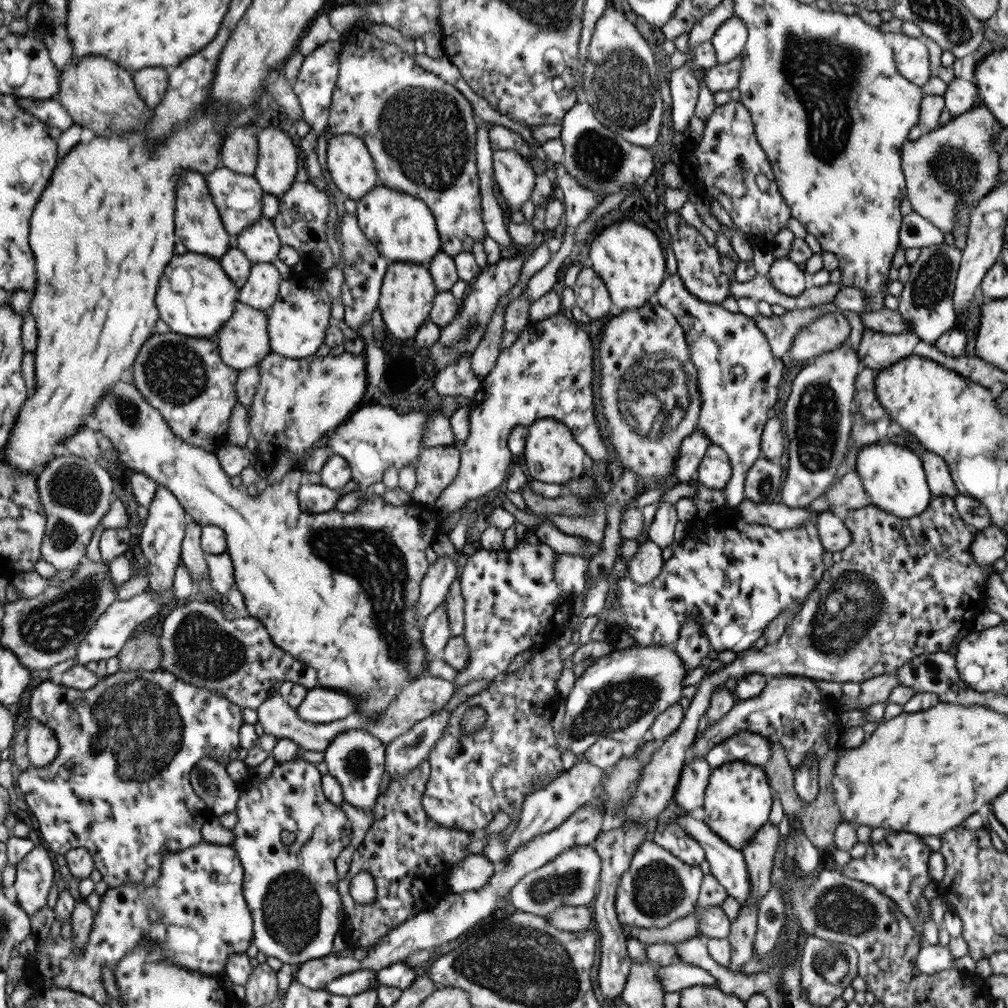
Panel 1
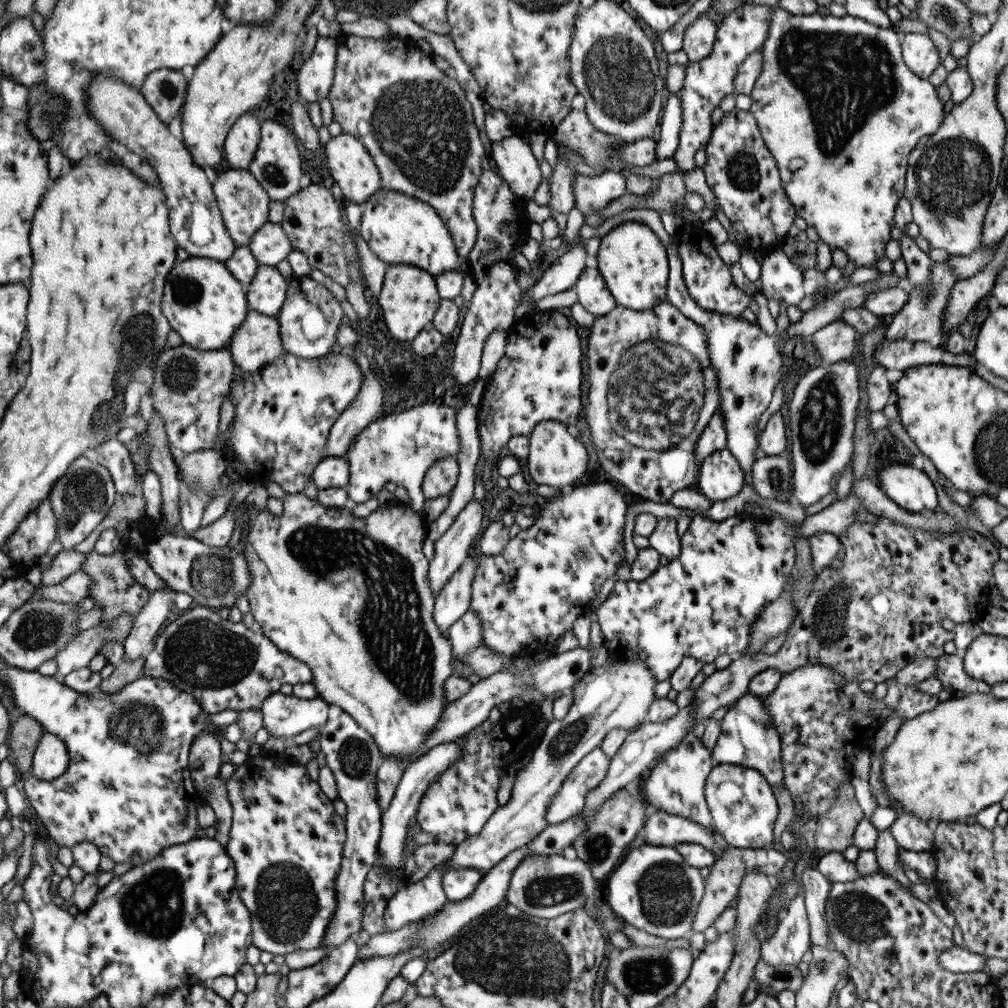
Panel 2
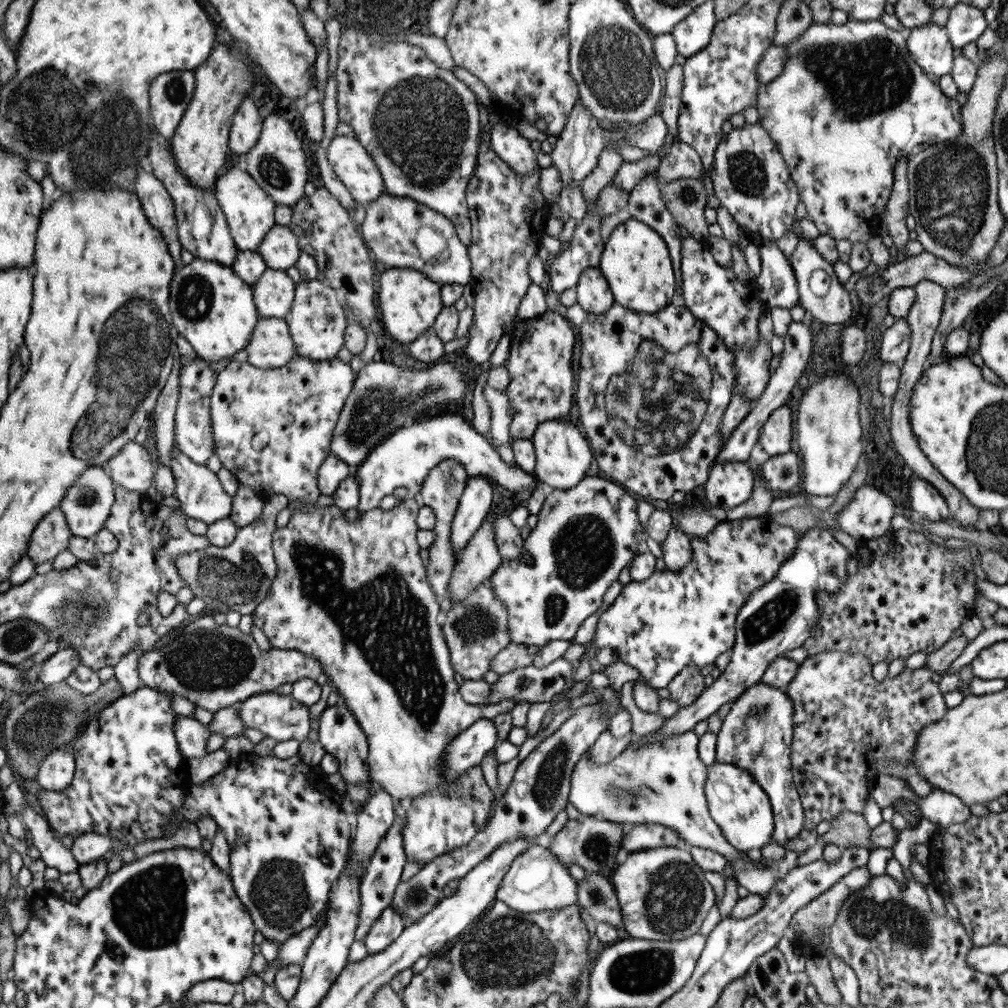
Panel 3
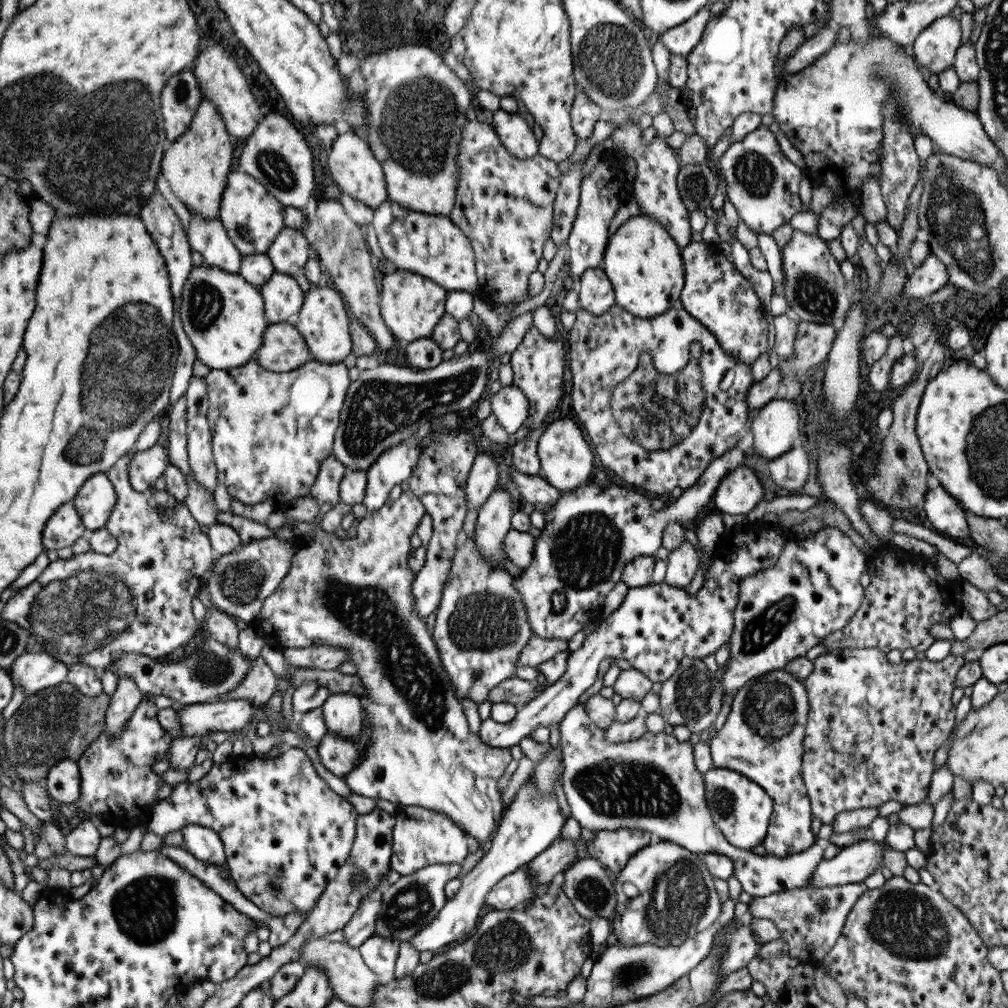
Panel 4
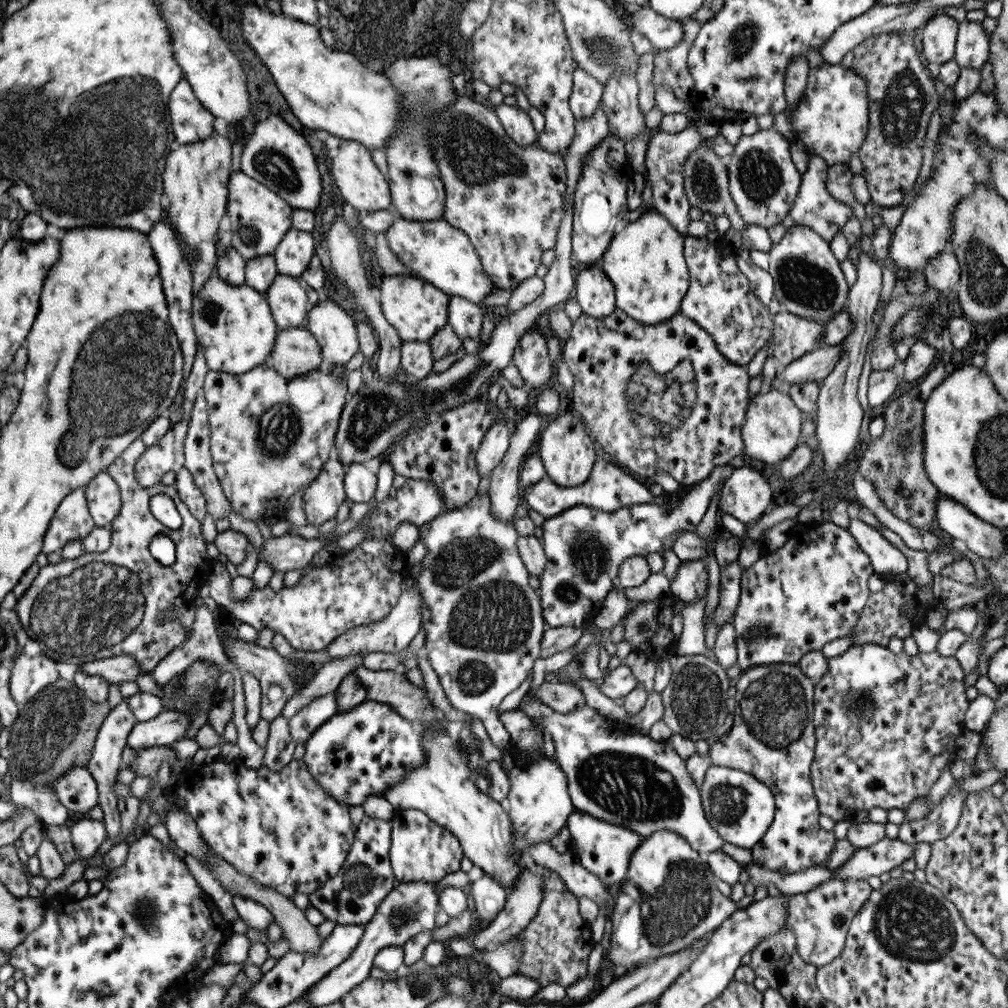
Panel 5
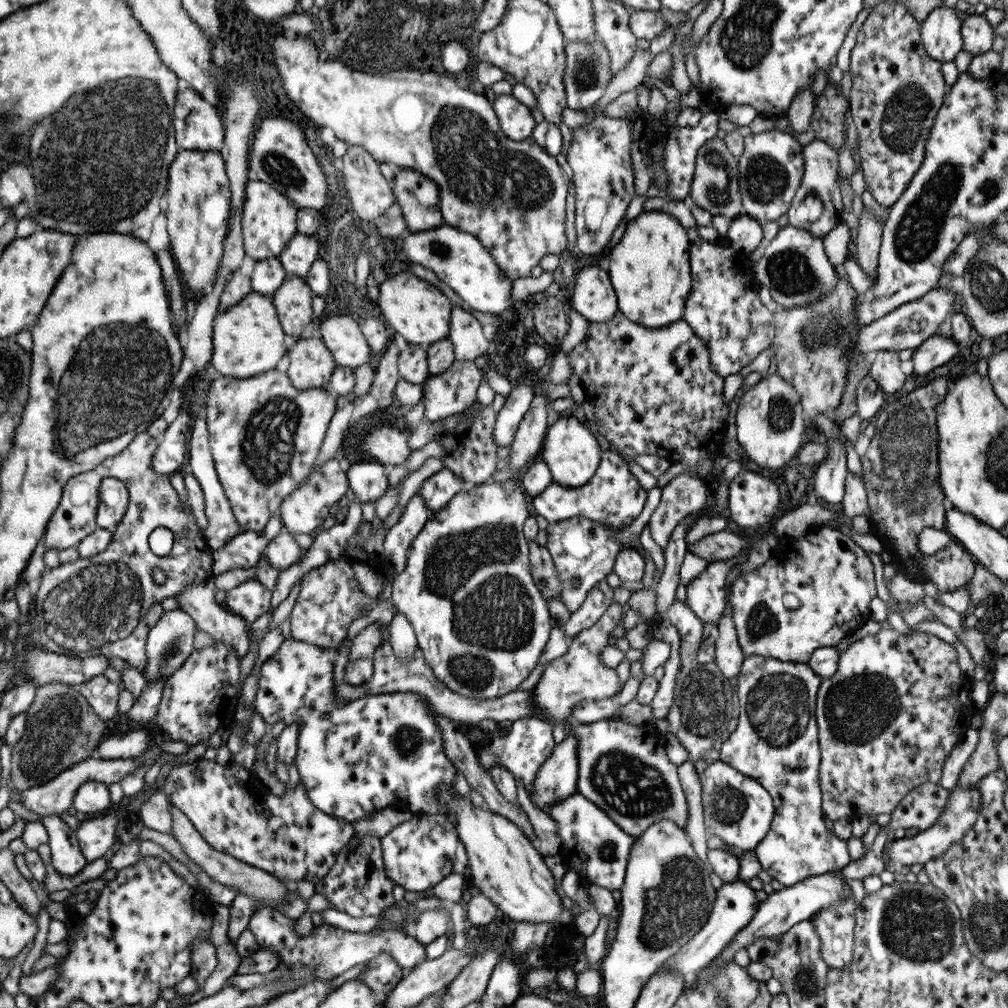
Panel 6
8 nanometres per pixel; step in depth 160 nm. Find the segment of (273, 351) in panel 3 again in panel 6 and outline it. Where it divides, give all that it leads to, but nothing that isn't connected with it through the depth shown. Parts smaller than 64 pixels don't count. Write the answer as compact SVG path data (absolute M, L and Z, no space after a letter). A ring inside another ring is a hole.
M302 338L299 339L286 349L284 357L287 357L288 364L285 370L290 383L298 390L302 391L308 388L325 387L328 384L328 378L332 375L333 369L336 367L333 362L331 353L323 344L323 341L318 338Z

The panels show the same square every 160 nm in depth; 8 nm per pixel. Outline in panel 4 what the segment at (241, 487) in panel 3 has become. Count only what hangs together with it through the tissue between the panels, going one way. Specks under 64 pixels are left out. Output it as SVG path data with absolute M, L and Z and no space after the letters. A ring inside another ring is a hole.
M410 489L401 492L395 501L387 499L377 510L371 511L369 514L369 538L363 536L356 536L354 533L343 535L341 533L328 533L321 527L317 526L311 530L311 536L292 538L283 541L293 543L293 552L290 556L289 570L281 579L279 586L275 592L266 597L261 604L259 615L254 620L254 623L261 628L264 635L269 635L274 641L277 641L283 648L301 649L315 646L337 646L343 651L349 653L349 662L355 665L355 675L360 678L364 692L362 696L367 699L367 706L362 708L362 715L365 725L369 725L369 742L367 748L364 750L363 760L352 768L343 779L343 782L349 787L350 792L359 794L359 796L367 796L367 798L379 798L379 800L388 800L394 802L401 807L423 807L435 812L440 812L442 815L450 818L458 827L465 831L467 836L473 837L478 842L486 841L489 838L489 833L492 836L500 823L501 817L501 801L499 799L500 793L496 789L497 780L501 778L503 770L509 761L512 759L508 748L495 748L481 743L475 734L469 732L468 724L466 722L465 714L461 709L461 703L457 698L454 688L451 686L448 676L441 668L441 660L437 654L436 644L431 638L431 632L425 628L423 619L419 618L413 612L413 596L411 596L411 586L415 573L407 566L407 556L413 549L409 544L409 539L414 535L419 519L426 513L424 506L419 502L419 499L413 494Z

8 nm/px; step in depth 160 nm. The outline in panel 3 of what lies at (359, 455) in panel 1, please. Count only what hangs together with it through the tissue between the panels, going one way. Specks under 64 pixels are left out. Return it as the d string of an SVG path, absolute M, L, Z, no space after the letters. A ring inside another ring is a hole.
M455 413L421 416L385 437L355 468L351 468L358 486L359 502L354 506L355 510L362 513L377 508L381 498L391 494L395 488L406 488L408 497L420 503L419 491L423 479L431 468L446 458L461 463L468 477L483 475L497 482L497 487L511 492L529 490L532 493L537 484L532 474L523 472L514 463L507 463L495 453L485 437L466 423L463 417Z

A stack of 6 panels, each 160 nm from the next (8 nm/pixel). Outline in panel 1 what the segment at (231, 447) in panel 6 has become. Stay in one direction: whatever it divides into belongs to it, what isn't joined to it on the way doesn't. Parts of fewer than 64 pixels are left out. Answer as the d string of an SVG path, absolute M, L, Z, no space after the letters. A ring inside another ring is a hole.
M343 351L339 355L305 359L290 359L269 353L258 362L259 381L251 402L251 417L247 424L249 436L255 440L255 464L271 468L277 456L288 452L295 458L292 468L302 470L307 454L326 438L329 431L345 421L361 402L368 384L363 353L353 354Z

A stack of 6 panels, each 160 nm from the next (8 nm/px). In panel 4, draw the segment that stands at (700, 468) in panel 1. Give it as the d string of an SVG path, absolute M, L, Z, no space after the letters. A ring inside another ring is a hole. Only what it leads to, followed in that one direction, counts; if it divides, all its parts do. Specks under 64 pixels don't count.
M735 467L724 476L712 494L713 506L719 512L744 516L762 499L763 488L755 472L746 467Z

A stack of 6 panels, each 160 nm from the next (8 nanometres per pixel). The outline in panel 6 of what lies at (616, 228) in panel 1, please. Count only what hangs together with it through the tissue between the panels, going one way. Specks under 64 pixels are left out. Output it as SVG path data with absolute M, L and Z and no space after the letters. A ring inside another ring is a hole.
M642 210L636 217L629 220L624 228L622 233L622 237L618 240L617 244L615 244L612 249L608 249L606 251L607 260L609 260L609 264L607 264L606 273L608 274L610 283L614 288L614 293L616 294L616 303L618 306L618 311L622 312L625 315L625 318L628 318L630 321L633 321L635 324L641 325L645 328L661 328L671 324L672 322L678 321L682 318L682 314L685 306L685 299L688 298L689 291L691 290L691 275L689 268L689 246L690 240L685 233L686 228L679 225L677 219L675 219L672 215L665 213L661 210L651 210L644 211Z

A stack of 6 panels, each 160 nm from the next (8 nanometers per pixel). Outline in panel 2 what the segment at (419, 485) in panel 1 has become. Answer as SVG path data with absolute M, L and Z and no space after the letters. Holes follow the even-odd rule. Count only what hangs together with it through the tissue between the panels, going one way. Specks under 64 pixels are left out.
M454 456L438 458L425 470L420 489L426 499L439 495L449 495L455 486L458 475L458 462Z

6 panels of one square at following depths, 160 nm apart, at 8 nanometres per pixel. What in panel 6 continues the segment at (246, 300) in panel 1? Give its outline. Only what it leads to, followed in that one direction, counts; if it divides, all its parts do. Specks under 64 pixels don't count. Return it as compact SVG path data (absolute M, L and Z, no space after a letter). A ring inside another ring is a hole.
M285 276L279 288L271 295L282 331L299 336L311 319L311 295L302 277Z

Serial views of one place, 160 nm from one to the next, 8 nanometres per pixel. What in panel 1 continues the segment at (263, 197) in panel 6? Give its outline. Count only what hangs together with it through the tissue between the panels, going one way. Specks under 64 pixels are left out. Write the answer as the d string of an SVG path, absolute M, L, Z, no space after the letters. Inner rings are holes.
M218 165L204 176L204 180L212 201L217 207L224 229L231 238L237 236L244 228L261 218L261 197L264 192L257 184L257 181L253 179L253 176L236 174L236 172L230 171L228 168Z

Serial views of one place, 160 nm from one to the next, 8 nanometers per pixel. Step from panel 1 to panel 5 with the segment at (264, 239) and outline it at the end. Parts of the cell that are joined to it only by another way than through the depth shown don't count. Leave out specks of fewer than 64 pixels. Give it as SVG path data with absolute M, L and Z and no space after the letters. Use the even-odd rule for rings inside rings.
M293 227L281 237L272 258L279 275L300 276L313 258L313 238Z

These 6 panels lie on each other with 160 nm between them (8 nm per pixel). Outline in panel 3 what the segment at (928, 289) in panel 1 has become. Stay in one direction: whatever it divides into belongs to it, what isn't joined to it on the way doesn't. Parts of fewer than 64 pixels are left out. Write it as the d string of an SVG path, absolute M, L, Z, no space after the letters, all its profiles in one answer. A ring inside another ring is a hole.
M895 319L894 323L882 331L880 337L880 345L878 349L879 363L900 364L903 362L907 354L910 343L910 328L907 321L903 319Z

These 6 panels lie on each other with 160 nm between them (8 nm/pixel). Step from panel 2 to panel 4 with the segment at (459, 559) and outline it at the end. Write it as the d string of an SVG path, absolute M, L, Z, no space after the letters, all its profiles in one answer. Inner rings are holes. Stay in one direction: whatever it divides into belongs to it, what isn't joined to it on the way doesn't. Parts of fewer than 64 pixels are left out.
M477 452L463 484L464 499L468 510L479 508L497 484L497 466L489 453Z

